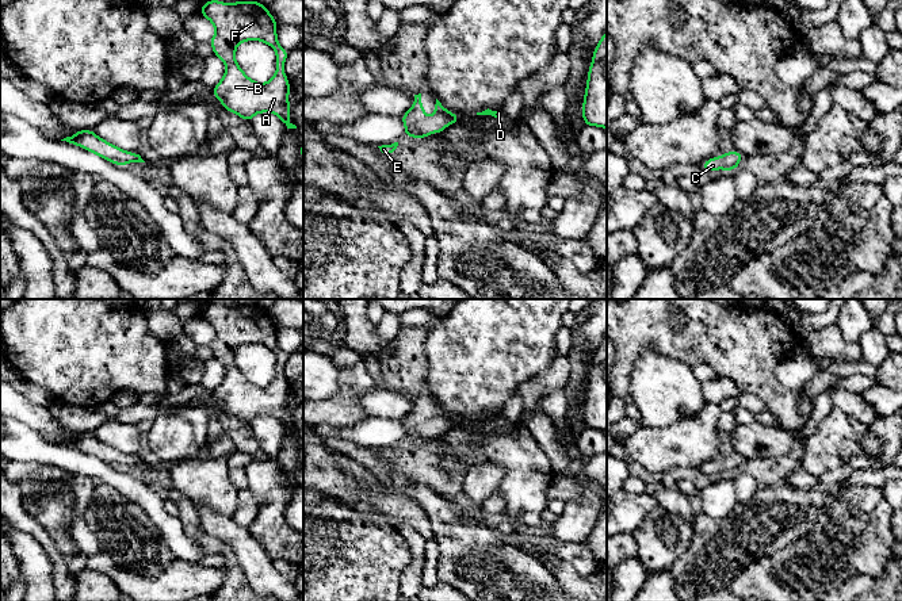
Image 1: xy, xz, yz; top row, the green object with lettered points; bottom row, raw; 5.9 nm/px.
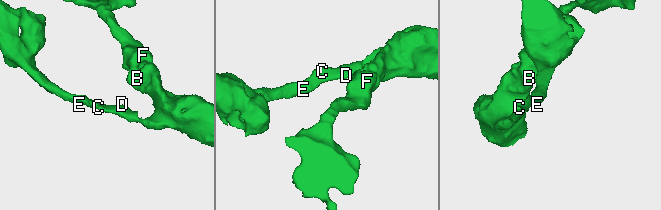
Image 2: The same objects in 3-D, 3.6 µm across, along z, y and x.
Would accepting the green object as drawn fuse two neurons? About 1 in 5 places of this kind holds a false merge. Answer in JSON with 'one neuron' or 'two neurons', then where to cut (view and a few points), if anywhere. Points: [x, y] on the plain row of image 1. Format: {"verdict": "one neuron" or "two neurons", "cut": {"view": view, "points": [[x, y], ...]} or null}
{"verdict": "one neuron", "cut": null}

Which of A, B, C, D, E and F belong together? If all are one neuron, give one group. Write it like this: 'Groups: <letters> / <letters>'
Groups: A B C D E F

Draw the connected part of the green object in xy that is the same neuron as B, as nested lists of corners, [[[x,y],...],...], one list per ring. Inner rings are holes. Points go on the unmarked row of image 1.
[[[207,303],[199,313],[215,330],[210,344],[213,356],[226,368],[222,383],[211,393],[225,413],[249,425],[259,416],[271,416],[280,421],[287,432],[297,432],[290,425],[290,386],[284,378],[288,355],[276,341],[278,326],[259,305],[226,307]],[[263,344],[276,355],[276,376],[260,387],[251,383],[238,370],[234,357],[241,345]]]

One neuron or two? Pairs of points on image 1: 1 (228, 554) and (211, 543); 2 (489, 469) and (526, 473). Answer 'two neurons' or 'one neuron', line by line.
1: one neuron
2: two neurons

